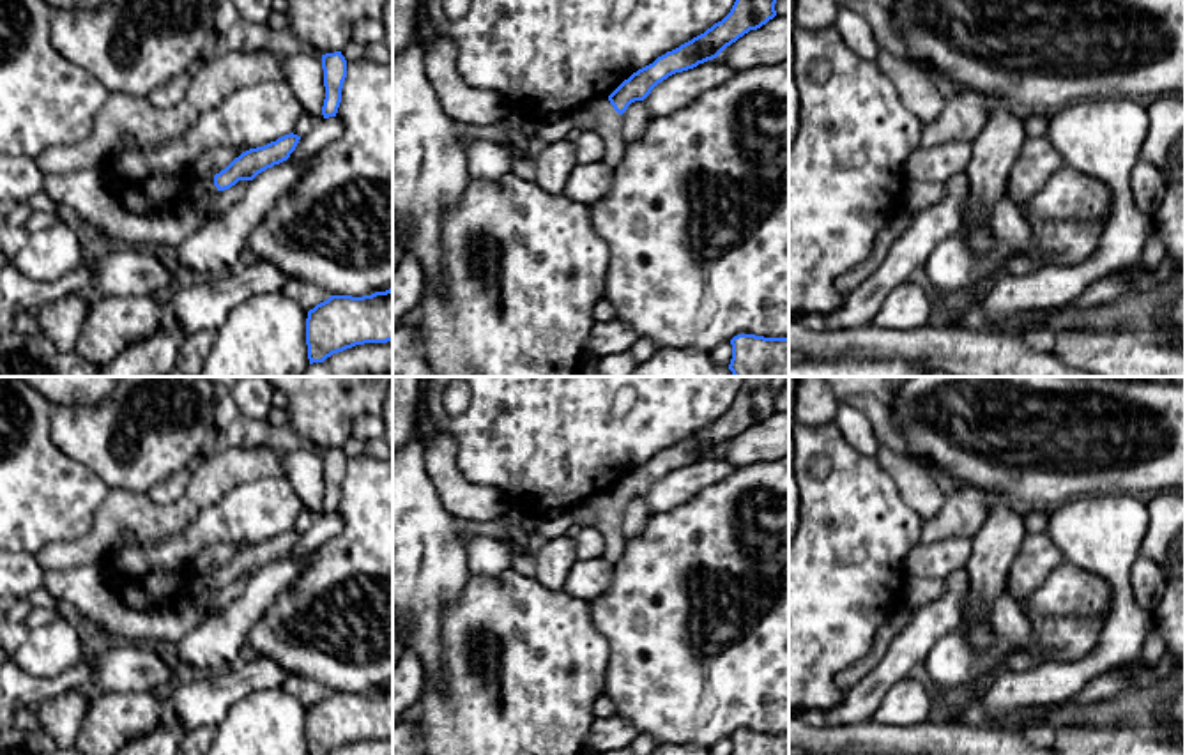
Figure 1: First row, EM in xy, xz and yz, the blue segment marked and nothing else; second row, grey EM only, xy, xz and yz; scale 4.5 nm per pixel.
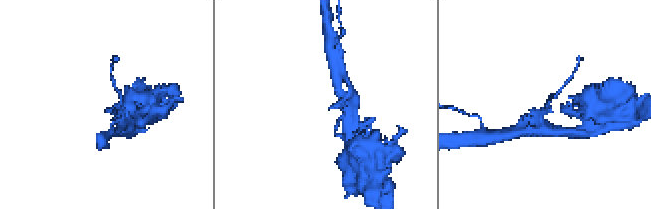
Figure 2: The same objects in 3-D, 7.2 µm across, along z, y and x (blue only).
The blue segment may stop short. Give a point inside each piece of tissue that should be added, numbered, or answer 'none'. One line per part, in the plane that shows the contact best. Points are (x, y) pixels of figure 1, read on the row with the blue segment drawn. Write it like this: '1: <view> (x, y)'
1: xz (598, 115)

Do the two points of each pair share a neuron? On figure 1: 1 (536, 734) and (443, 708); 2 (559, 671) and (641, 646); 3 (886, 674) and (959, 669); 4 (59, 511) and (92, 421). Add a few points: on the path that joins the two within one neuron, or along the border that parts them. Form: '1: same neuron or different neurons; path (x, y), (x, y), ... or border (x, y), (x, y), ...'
1: same neuron; path (513, 734), (466, 722)
2: different neurons; border (591, 617), (591, 623), (609, 646), (605, 690)
3: different neurons; border (943, 635), (918, 671)
4: different neurons; border (48, 432), (64, 453), (82, 462), (108, 488)

